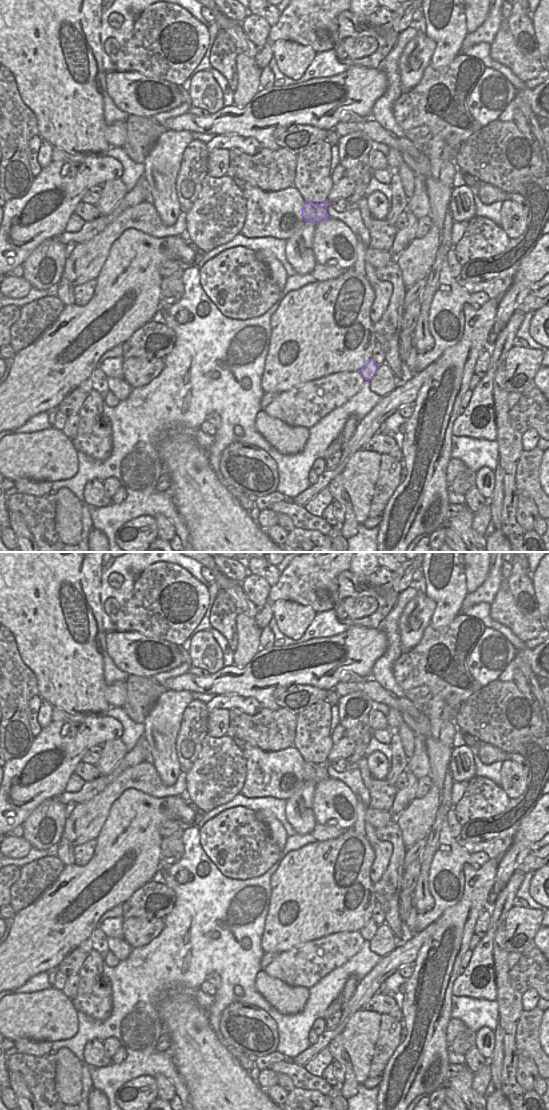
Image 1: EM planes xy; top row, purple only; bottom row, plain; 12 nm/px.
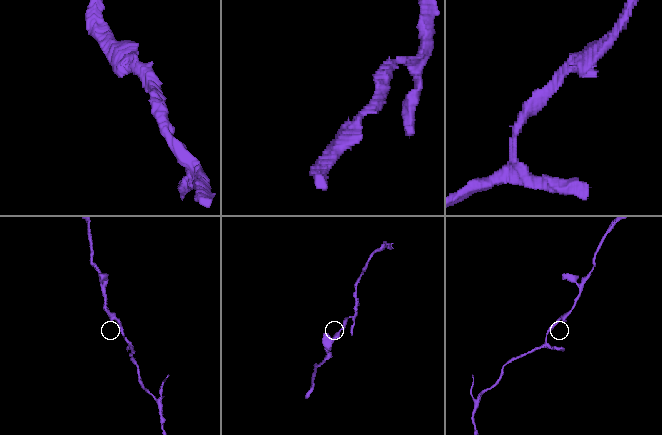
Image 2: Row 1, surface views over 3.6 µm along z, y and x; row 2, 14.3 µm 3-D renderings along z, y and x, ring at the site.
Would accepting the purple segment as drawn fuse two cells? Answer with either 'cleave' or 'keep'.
keep

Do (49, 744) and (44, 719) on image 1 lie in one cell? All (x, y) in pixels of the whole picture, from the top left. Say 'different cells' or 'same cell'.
different cells

